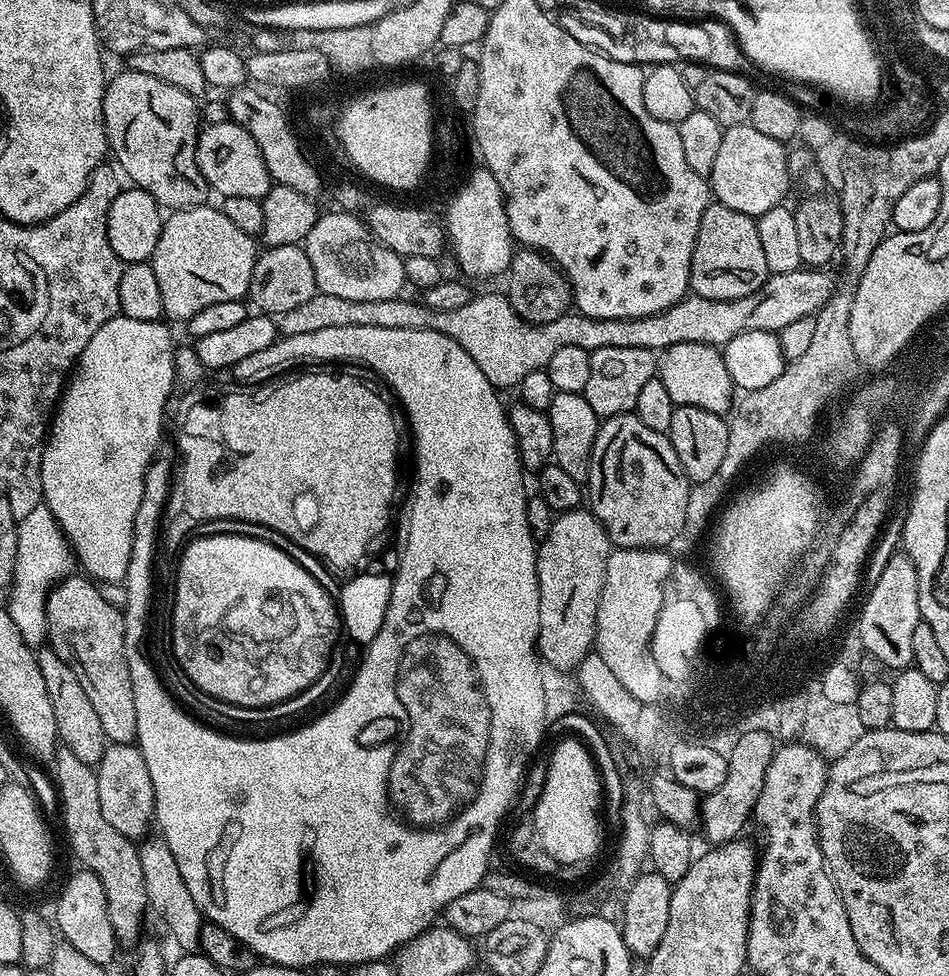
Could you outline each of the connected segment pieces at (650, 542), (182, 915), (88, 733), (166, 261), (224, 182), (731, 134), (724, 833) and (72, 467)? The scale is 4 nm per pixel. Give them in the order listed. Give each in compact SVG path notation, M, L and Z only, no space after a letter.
M623 412L603 421L596 435L590 474L586 481L586 504L606 530L609 541L616 548L663 549L676 535L680 536L687 522L687 498L690 481L674 454L674 446L667 435L650 430L633 413Z
M150 834L138 846L140 863L145 876L147 900L151 911L162 916L164 924L173 940L185 953L195 951L199 947L199 938L204 925L200 908L187 890L186 884L179 873L178 864L170 853L163 836Z
M51 646L41 647L36 652L36 661L38 670L42 670L42 679L46 682L46 694L50 694L50 707L54 710L59 743L68 748L79 761L91 766L99 764L106 747L102 722L86 690L82 690L82 682L78 682L78 674L74 674L74 670L70 670L70 666L58 658Z
M208 207L177 208L169 211L162 226L162 234L158 238L158 246L152 255L150 263L154 270L154 278L158 278L159 293L162 294L162 310L169 321L180 320L180 322L186 322L190 318L194 318L194 314L198 314L198 310L212 305L213 302L234 302L235 300L244 300L247 297L248 287L250 286L250 274L254 274L254 262L258 255L257 241L250 234L244 233L243 230L238 230L238 226L234 226L234 222L230 222L230 218L226 218L226 214L222 214L219 207Z
M231 118L201 127L196 143L196 161L209 189L215 195L217 192L220 198L233 196L261 201L274 183L266 170L266 158L262 158L262 150L258 150L258 142L254 142L245 128L238 126Z
M749 123L725 127L722 146L718 149L718 159L714 161L714 170L710 177L710 192L719 203L730 206L730 210L738 210L742 214L753 218L766 214L774 206L778 206L785 199L788 192L788 152L779 140L761 134L754 130Z
M748 728L741 736L734 739L734 750L728 757L726 778L718 790L707 793L700 806L700 824L704 828L704 836L709 845L725 844L737 839L740 832L753 819L756 803L762 794L762 782L766 782L766 766L770 766L770 758L776 753L777 741L760 729Z
M115 316L90 342L86 342L86 350L76 360L76 367L70 373L70 379L63 389L62 395L54 409L54 415L50 421L48 435L44 442L44 453L42 454L42 490L44 498L43 507L54 514L58 526L64 531L64 537L68 539L68 545L72 547L75 559L78 561L85 573L93 581L105 584L114 584L123 581L126 574L126 566L130 566L130 550L134 546L134 514L138 514L138 506L142 503L144 493L144 479L146 470L158 455L156 447L160 444L160 431L164 428L164 407L172 396L172 387L177 387L176 371L174 370L174 343L172 336L168 333L169 325L164 322L151 320L150 322L138 322L138 318L126 318Z

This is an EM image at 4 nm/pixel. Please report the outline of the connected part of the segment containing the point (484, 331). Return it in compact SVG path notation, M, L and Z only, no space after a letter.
M801 266L790 270L786 274L769 275L768 281L754 294L746 294L746 298L734 298L733 300L711 300L695 294L689 294L674 306L662 310L658 314L650 314L642 318L590 318L581 316L575 310L568 311L562 318L554 318L554 322L545 324L528 324L512 307L507 295L503 291L488 292L485 296L473 295L458 310L434 310L427 304L416 300L404 300L400 296L394 298L382 298L379 302L353 302L350 298L337 298L335 294L318 292L314 298L307 302L301 302L294 310L286 310L278 318L278 332L280 336L290 334L307 334L313 330L323 330L329 326L378 326L382 330L434 330L458 342L470 358L474 358L474 366L486 374L486 378L492 383L493 388L515 389L526 378L526 374L534 374L539 368L547 369L550 358L554 358L557 350L562 346L582 346L582 350L591 353L594 350L602 350L606 346L638 346L659 350L669 348L678 342L702 342L703 344L715 344L723 346L730 342L730 338L738 338L746 330L766 330L779 334L783 328L790 326L790 322L798 322L798 318L807 316L815 317L820 308L829 300L833 292L837 291L838 283L828 270L809 270Z

